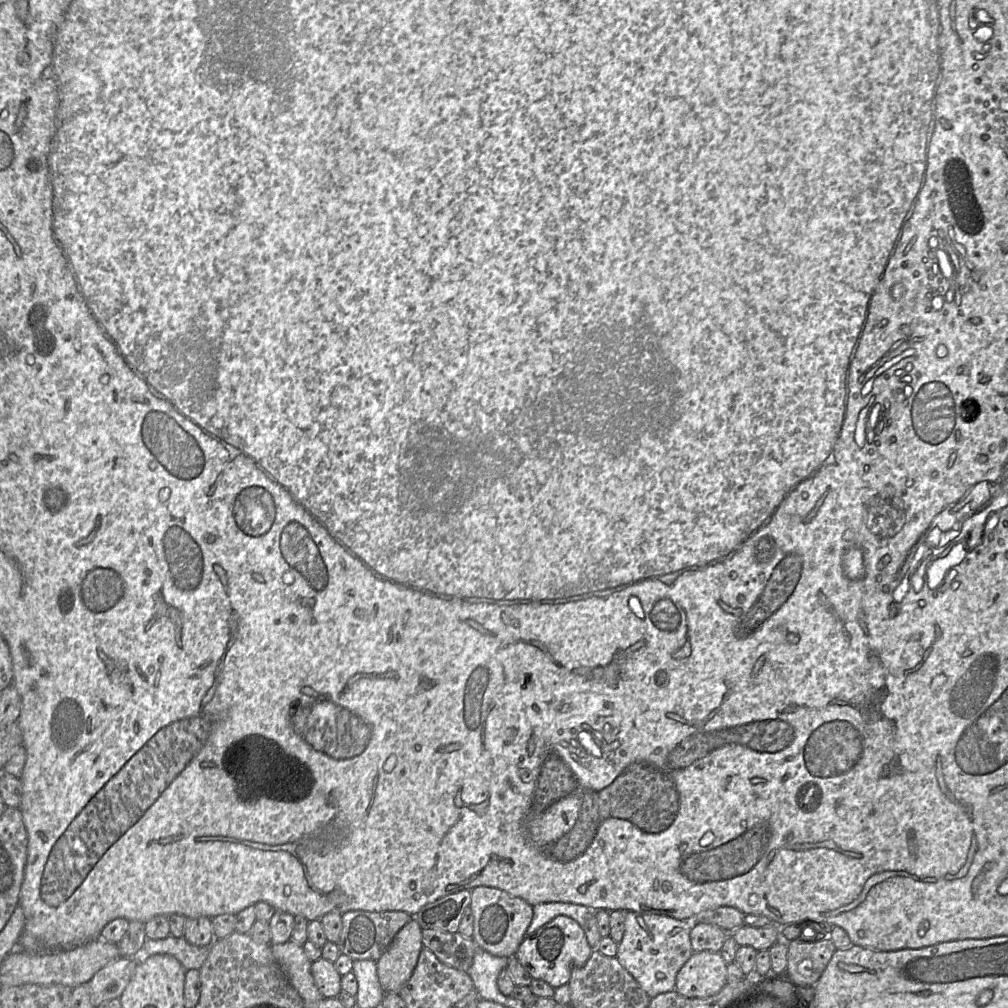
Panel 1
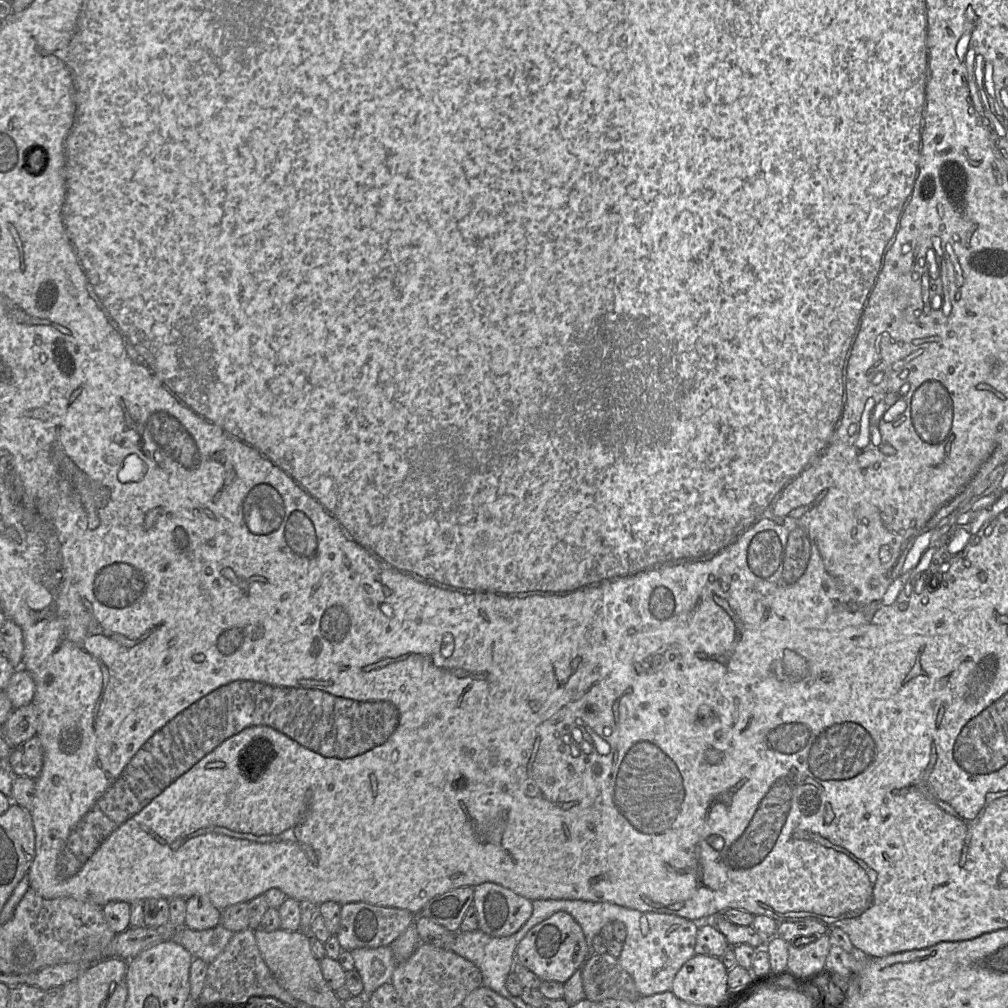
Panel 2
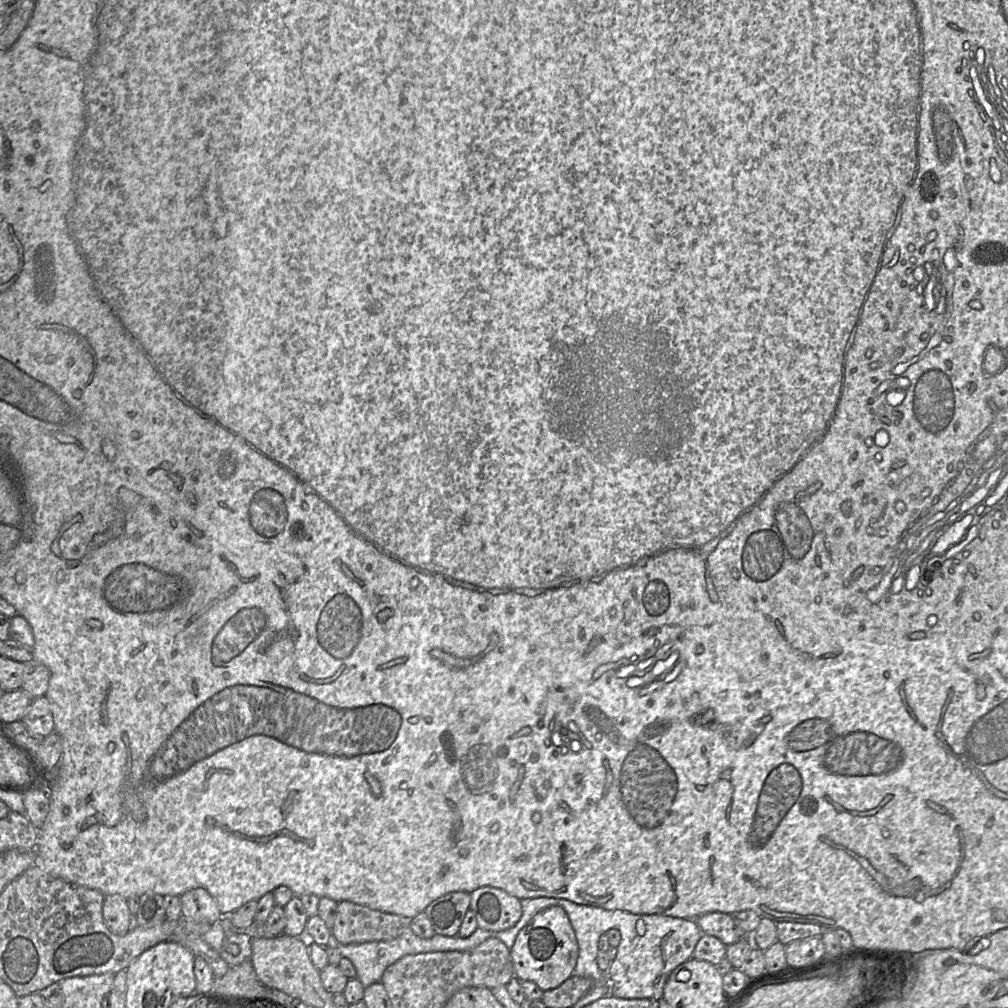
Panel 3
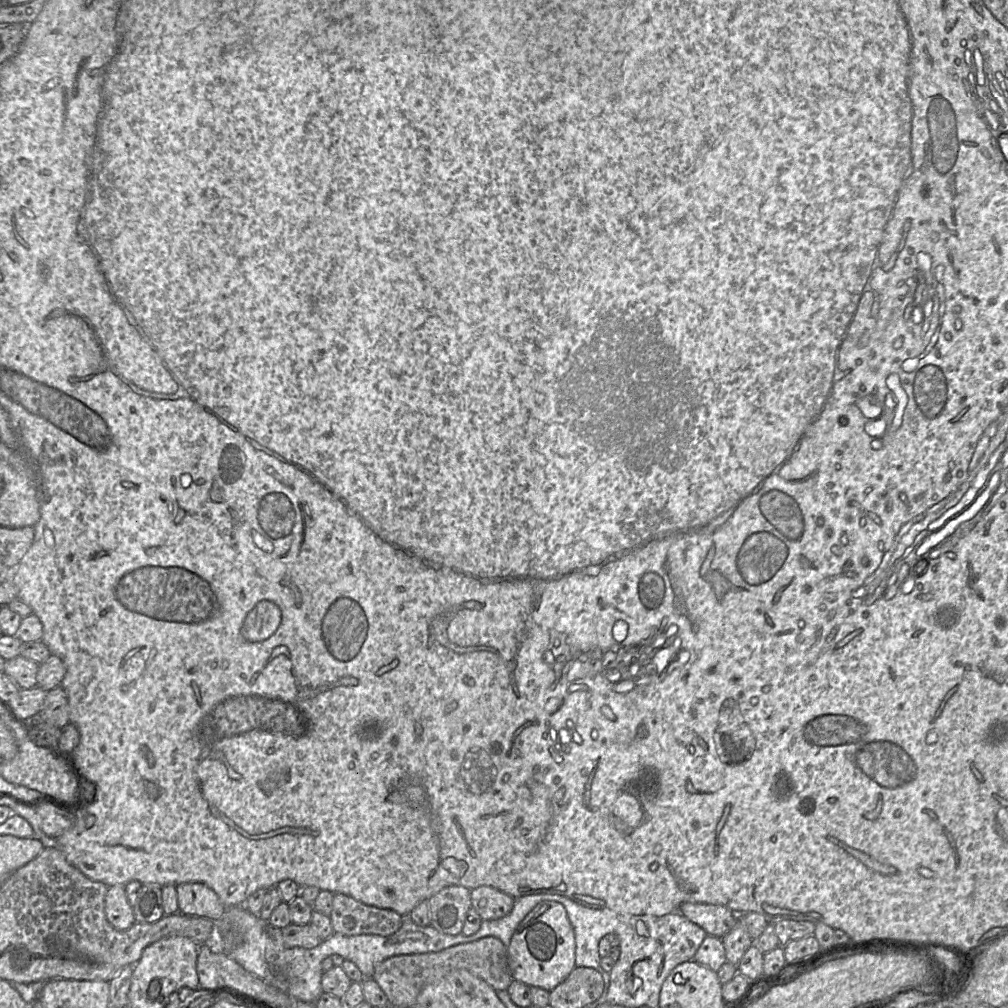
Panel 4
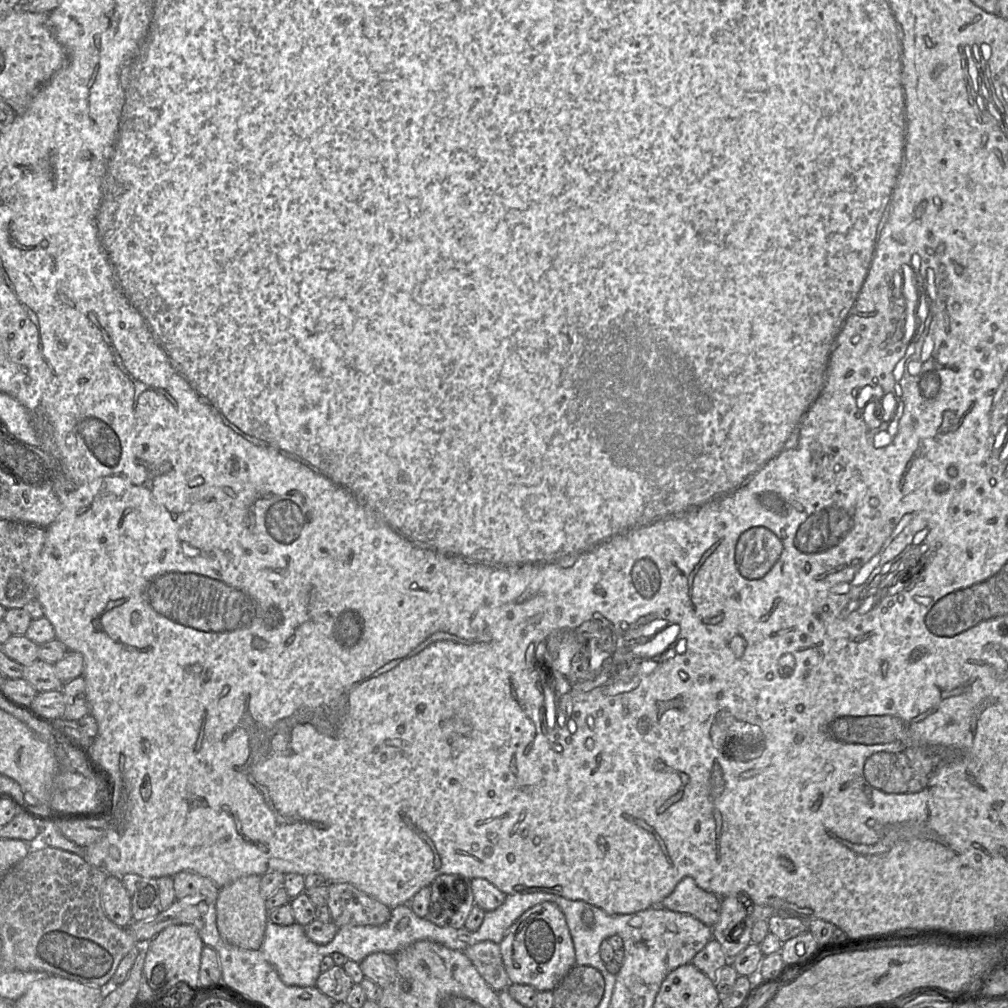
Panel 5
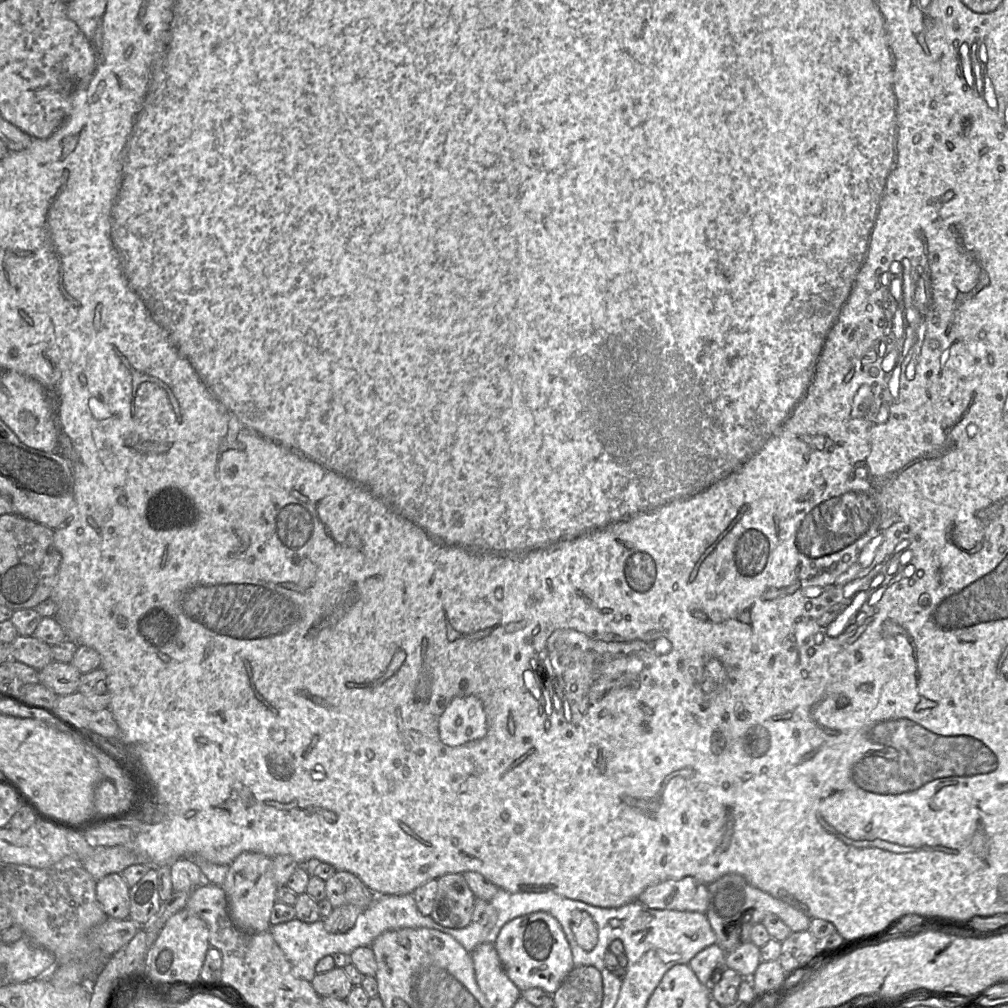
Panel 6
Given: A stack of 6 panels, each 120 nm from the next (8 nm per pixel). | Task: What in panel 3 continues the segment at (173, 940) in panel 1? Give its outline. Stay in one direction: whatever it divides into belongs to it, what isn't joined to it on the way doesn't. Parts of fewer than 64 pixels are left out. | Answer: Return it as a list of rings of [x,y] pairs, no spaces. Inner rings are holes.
[[[229,916],[215,921],[203,939],[229,966],[235,966],[251,959],[251,935],[246,929],[235,927]]]

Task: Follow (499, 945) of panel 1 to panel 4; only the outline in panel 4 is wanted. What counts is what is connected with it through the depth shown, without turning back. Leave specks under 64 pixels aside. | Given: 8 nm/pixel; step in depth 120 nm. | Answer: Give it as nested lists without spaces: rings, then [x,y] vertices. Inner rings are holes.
[[[479,886],[471,890],[471,904],[482,920],[496,920],[508,915],[514,906],[514,898],[491,886]]]

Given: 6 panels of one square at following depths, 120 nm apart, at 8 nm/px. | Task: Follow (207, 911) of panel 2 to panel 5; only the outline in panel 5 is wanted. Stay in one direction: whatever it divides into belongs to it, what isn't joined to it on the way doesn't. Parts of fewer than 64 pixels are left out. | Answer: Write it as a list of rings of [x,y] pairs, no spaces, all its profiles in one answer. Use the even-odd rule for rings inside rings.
[[[180,871],[173,876],[176,899],[205,897],[207,902],[216,903],[220,887],[211,879],[189,871]]]

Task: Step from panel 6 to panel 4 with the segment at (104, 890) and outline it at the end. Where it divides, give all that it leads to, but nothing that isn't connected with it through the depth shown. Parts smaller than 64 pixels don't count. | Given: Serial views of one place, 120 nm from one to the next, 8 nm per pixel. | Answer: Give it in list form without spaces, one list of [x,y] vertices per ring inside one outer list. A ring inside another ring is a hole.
[[[125,885],[108,887],[105,897],[105,915],[108,922],[119,931],[125,931],[136,923],[133,907],[127,899]]]

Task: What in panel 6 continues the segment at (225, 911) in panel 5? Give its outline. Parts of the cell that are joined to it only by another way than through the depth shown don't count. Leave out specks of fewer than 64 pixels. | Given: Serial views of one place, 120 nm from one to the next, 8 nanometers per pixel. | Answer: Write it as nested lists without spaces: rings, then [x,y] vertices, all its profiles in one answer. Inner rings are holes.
[[[257,852],[241,853],[230,864],[221,887],[226,893],[230,918],[239,930],[257,934],[270,929],[270,915],[278,889],[274,880],[272,857]]]

